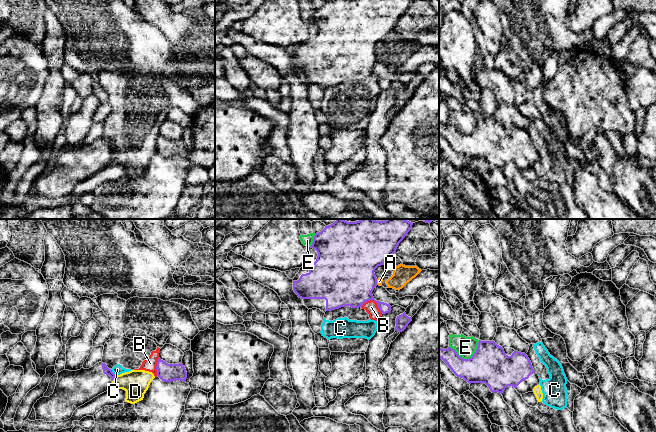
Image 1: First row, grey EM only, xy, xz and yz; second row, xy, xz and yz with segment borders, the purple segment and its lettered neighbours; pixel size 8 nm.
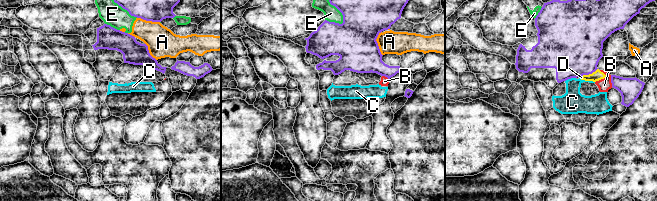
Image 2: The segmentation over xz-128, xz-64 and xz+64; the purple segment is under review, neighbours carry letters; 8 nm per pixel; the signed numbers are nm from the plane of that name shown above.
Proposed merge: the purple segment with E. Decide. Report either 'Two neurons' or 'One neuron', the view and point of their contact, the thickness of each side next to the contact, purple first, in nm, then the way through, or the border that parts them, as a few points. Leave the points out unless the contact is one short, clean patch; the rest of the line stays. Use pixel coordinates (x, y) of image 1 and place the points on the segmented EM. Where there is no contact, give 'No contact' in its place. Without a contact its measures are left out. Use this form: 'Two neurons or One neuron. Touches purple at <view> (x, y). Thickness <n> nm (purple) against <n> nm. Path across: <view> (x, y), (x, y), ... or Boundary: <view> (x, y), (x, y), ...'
Two neurons. Touches purple at yz (468, 359). Thickness 300 nm (purple) against 160 nm

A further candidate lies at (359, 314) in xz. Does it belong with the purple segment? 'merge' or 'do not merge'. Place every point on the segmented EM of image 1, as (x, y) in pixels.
do not merge

